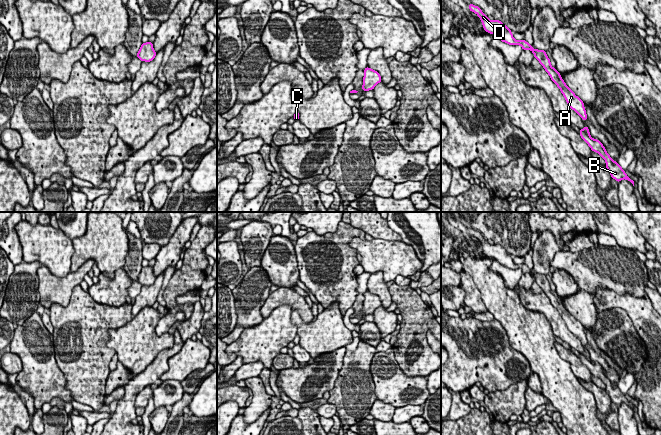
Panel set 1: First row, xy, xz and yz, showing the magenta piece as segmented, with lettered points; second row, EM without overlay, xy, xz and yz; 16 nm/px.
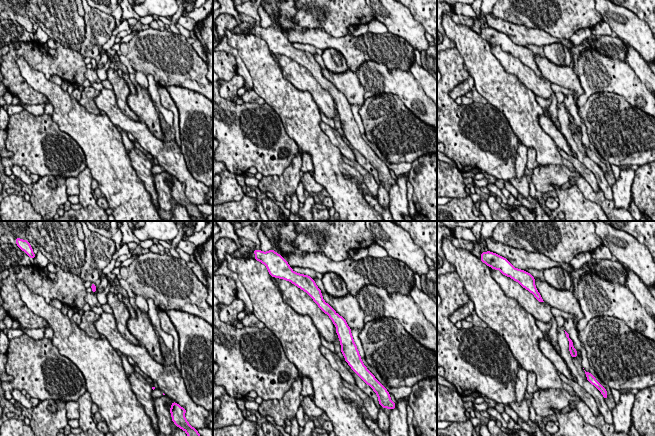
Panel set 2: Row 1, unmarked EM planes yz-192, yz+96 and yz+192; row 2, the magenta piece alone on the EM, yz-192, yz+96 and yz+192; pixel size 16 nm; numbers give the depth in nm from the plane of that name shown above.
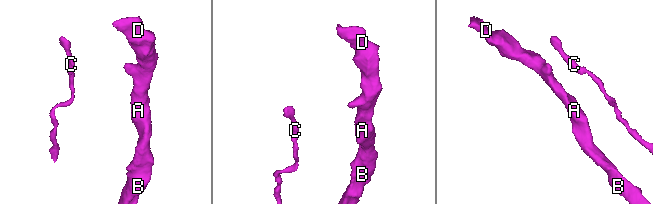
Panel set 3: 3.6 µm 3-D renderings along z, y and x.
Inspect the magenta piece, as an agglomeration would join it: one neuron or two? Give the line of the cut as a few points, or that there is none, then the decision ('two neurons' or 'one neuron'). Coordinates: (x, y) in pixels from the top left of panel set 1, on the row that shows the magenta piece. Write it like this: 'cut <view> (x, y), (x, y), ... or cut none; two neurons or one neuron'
cut none; one neuron

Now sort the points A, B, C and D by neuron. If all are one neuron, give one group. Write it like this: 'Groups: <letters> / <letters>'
Groups: A B C D

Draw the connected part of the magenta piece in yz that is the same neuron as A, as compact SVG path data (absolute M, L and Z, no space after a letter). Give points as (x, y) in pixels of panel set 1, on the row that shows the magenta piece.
M470 3L468 8L470 11L478 15L482 21L483 29L487 33L494 34L502 42L505 42L509 45L521 45L522 50L531 50L534 54L534 57L539 61L545 71L549 74L551 80L562 92L568 106L573 109L584 122L587 120L588 117L583 101L574 94L574 92L565 84L560 73L551 66L550 59L548 58L546 51L533 49L531 44L526 42L524 39L515 40L513 38L512 31L505 24L499 20L489 20L488 16L486 16L478 6Z

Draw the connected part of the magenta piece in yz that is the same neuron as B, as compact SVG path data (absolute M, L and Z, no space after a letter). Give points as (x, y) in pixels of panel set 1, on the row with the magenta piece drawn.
M585 125L584 129L580 129L580 136L581 138L589 145L593 152L596 152L601 155L601 157L606 161L606 169L611 174L611 177L615 179L618 183L622 179L626 179L631 182L634 186L634 181L629 178L625 171L621 168L618 162L615 162L609 154L606 152L605 147L598 139L593 139L590 136L589 128Z

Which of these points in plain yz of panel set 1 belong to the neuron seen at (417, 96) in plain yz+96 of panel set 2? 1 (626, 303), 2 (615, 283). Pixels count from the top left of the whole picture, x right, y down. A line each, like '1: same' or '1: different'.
1: same
2: different

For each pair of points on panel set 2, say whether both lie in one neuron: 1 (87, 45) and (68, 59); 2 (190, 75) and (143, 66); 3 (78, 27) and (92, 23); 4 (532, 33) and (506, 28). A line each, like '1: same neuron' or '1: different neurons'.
1: different neurons
2: same neuron
3: different neurons
4: same neuron

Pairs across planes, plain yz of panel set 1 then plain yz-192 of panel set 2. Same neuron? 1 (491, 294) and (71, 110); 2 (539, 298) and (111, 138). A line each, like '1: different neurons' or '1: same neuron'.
1: same neuron
2: different neurons

